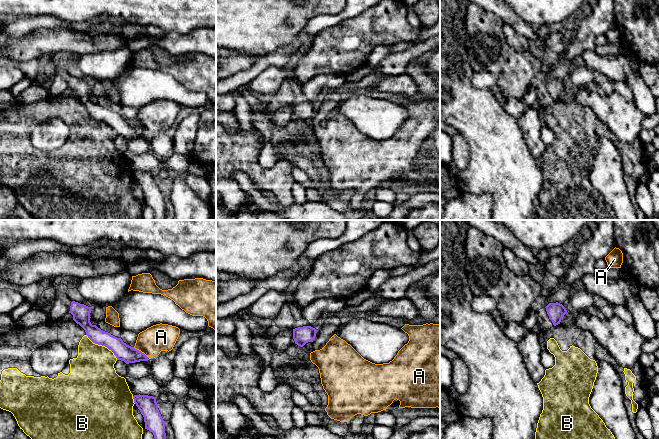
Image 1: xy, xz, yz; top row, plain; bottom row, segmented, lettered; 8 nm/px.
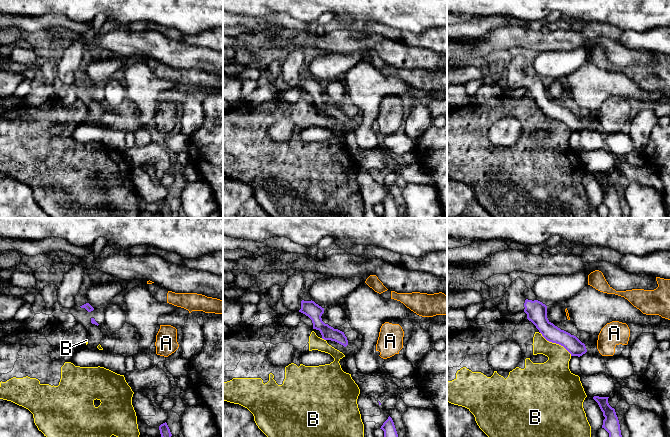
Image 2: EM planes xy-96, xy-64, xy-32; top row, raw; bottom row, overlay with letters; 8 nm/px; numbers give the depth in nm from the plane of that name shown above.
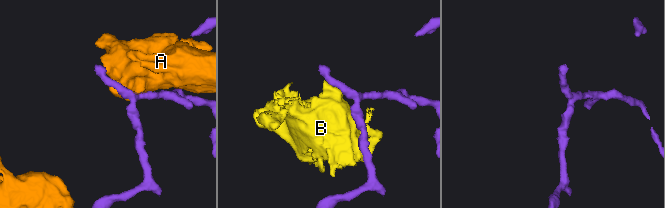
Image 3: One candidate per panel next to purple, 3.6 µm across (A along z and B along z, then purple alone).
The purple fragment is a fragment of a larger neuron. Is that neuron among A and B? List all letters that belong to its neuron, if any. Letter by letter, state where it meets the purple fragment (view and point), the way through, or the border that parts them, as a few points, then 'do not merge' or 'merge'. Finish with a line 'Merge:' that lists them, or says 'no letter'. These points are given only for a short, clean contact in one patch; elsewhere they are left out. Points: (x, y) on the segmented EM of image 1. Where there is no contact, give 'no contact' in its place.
A: meets purple in xy at (140, 351); do not merge
B: meets purple in xy at (102, 345); do not merge
Merge: no letter

